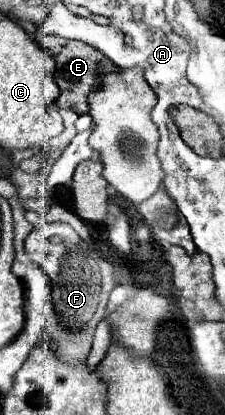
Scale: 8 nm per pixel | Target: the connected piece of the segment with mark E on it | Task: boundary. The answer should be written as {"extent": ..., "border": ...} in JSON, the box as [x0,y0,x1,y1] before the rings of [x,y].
{"extent":[37,33,117,115],"border":[[[37,33],[37,41],[55,57],[57,61],[57,69],[55,69],[55,83],[61,89],[61,95],[57,99],[57,105],[63,109],[71,109],[77,115],[83,115],[89,111],[87,107],[87,95],[91,93],[93,85],[97,83],[101,73],[109,73],[115,71],[117,65],[113,65],[103,53],[99,53],[97,49],[93,49],[91,45],[83,43],[83,41],[71,41],[71,39],[61,39],[61,37],[53,37],[47,33]]]}

